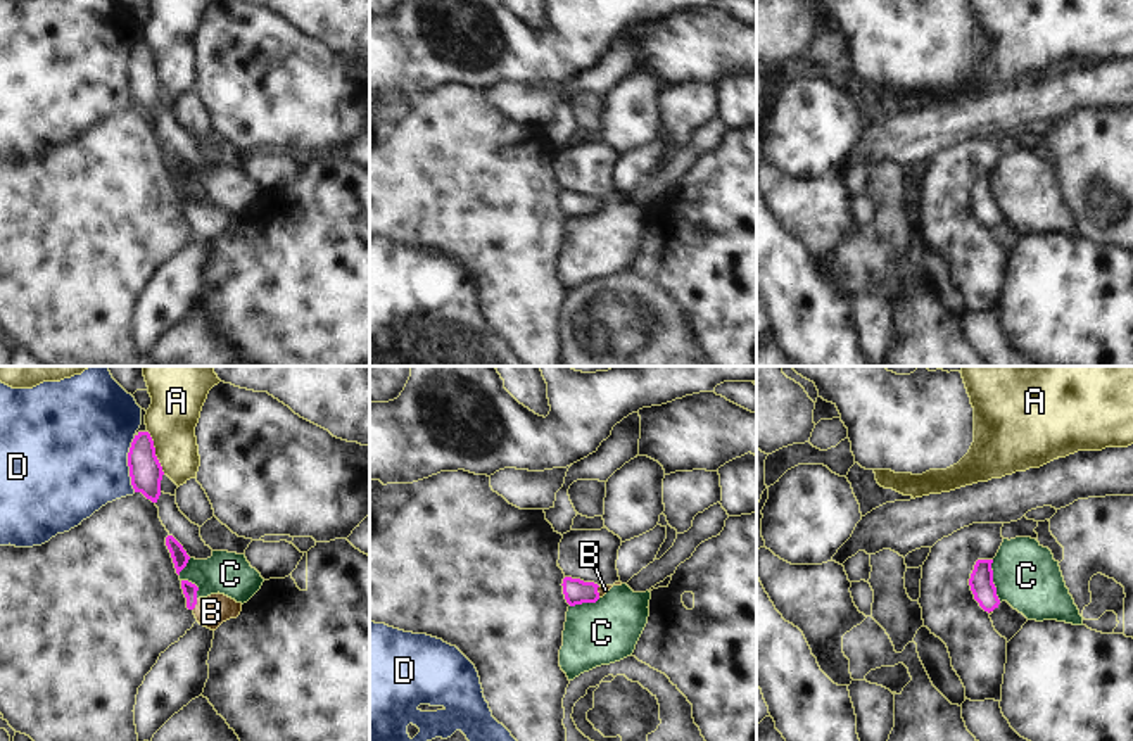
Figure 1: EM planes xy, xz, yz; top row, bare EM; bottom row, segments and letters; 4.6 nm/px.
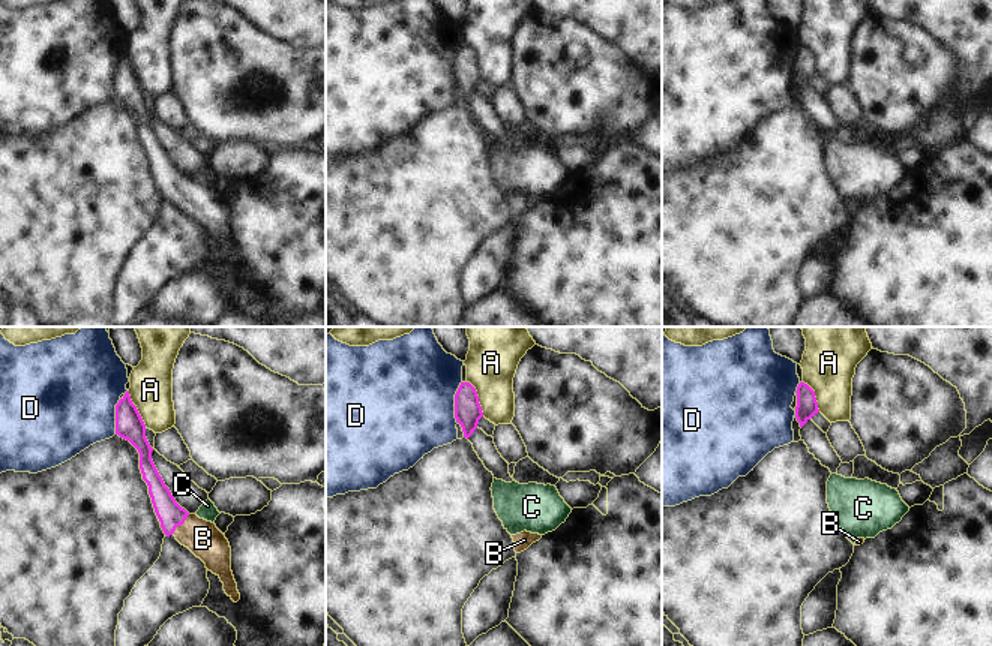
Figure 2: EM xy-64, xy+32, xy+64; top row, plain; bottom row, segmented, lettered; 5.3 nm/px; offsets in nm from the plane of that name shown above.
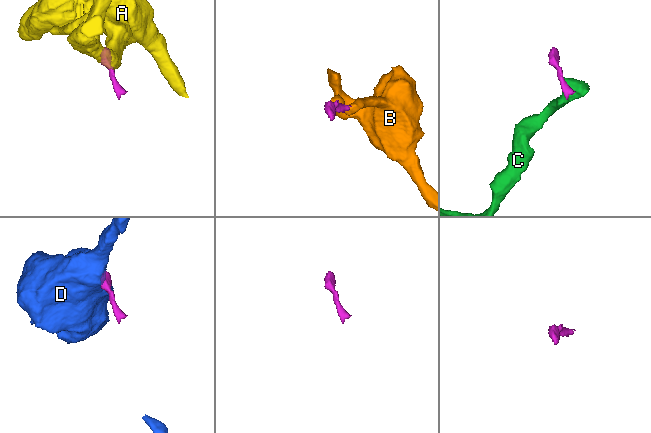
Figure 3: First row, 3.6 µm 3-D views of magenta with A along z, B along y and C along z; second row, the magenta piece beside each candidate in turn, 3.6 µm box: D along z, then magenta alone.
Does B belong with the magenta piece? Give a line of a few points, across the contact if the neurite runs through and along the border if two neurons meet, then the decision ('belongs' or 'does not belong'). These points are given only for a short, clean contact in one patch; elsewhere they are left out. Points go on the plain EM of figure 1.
line xy (190, 202), (196, 216), (211, 225); belongs

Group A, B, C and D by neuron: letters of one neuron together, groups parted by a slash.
A / B / C / D

